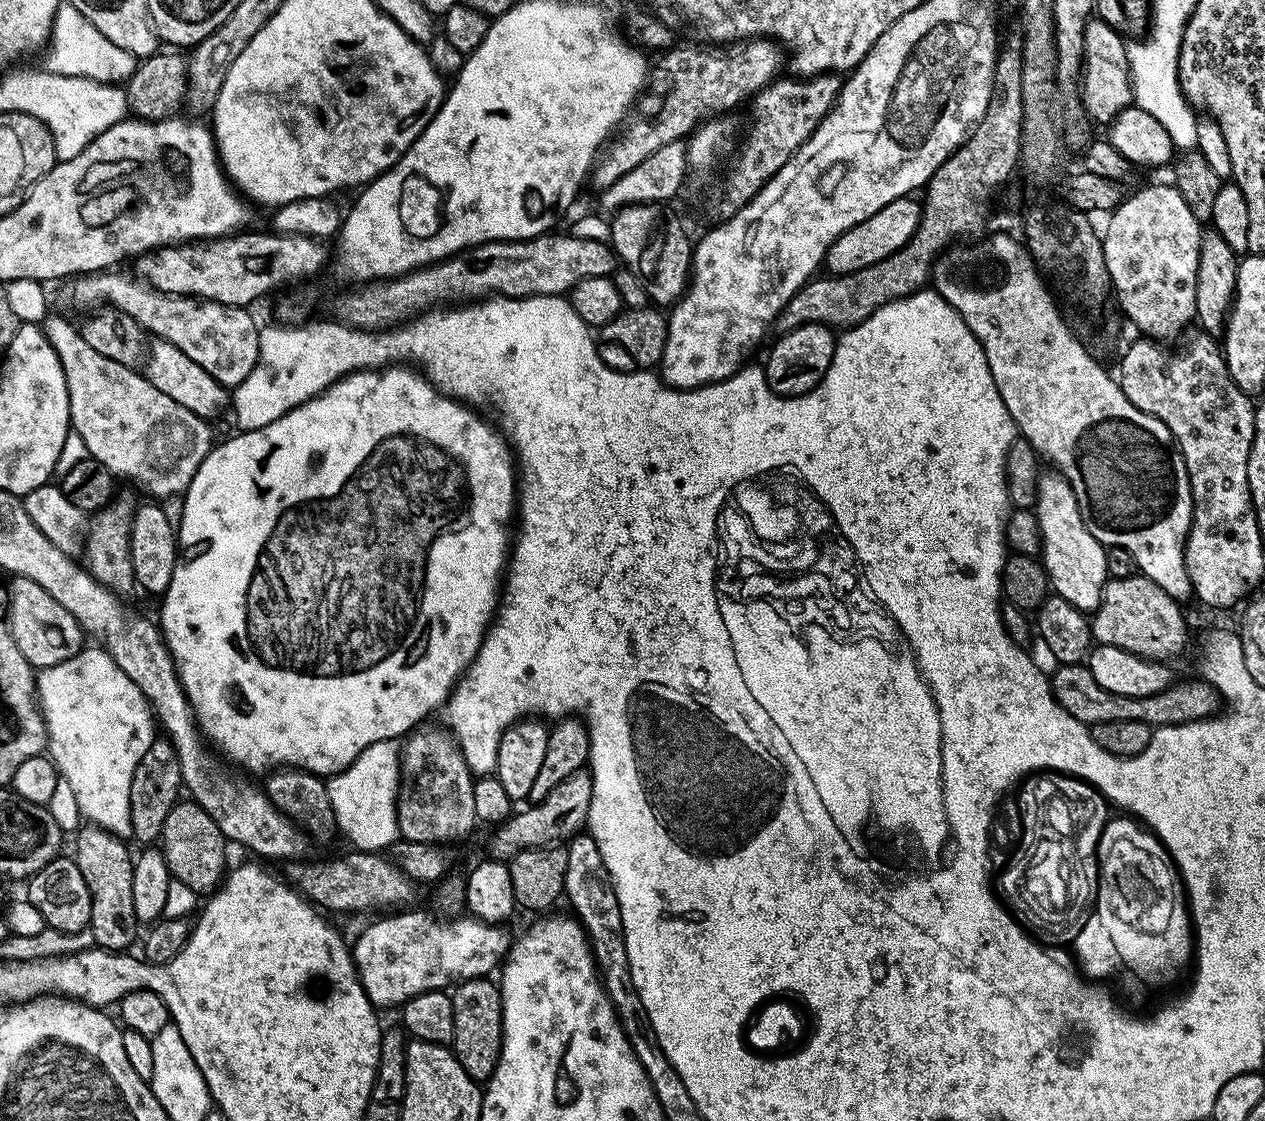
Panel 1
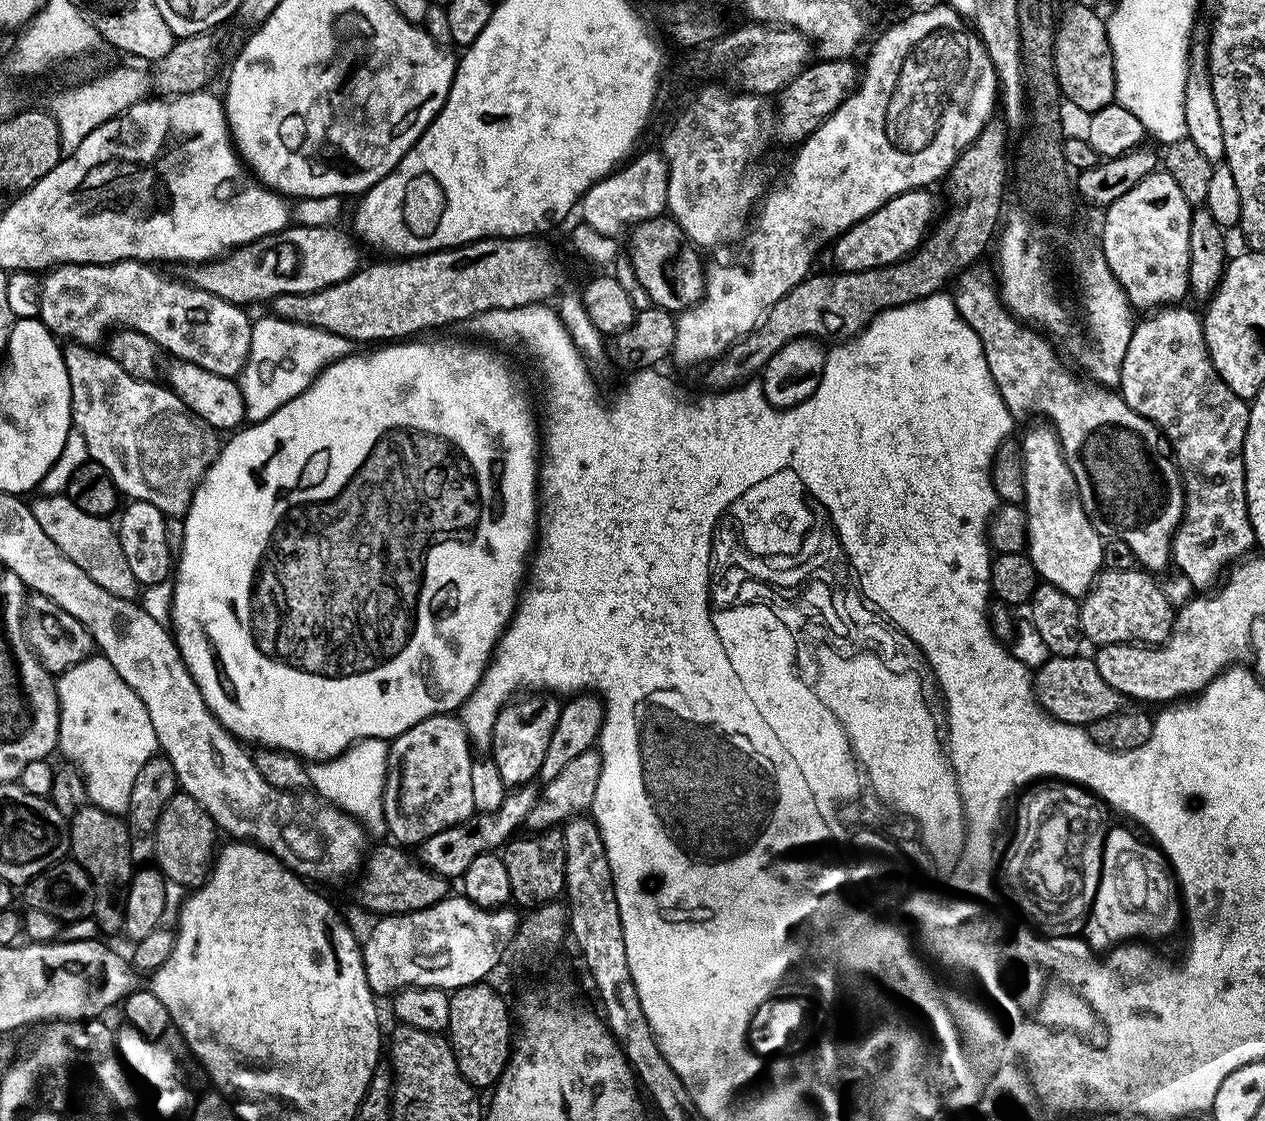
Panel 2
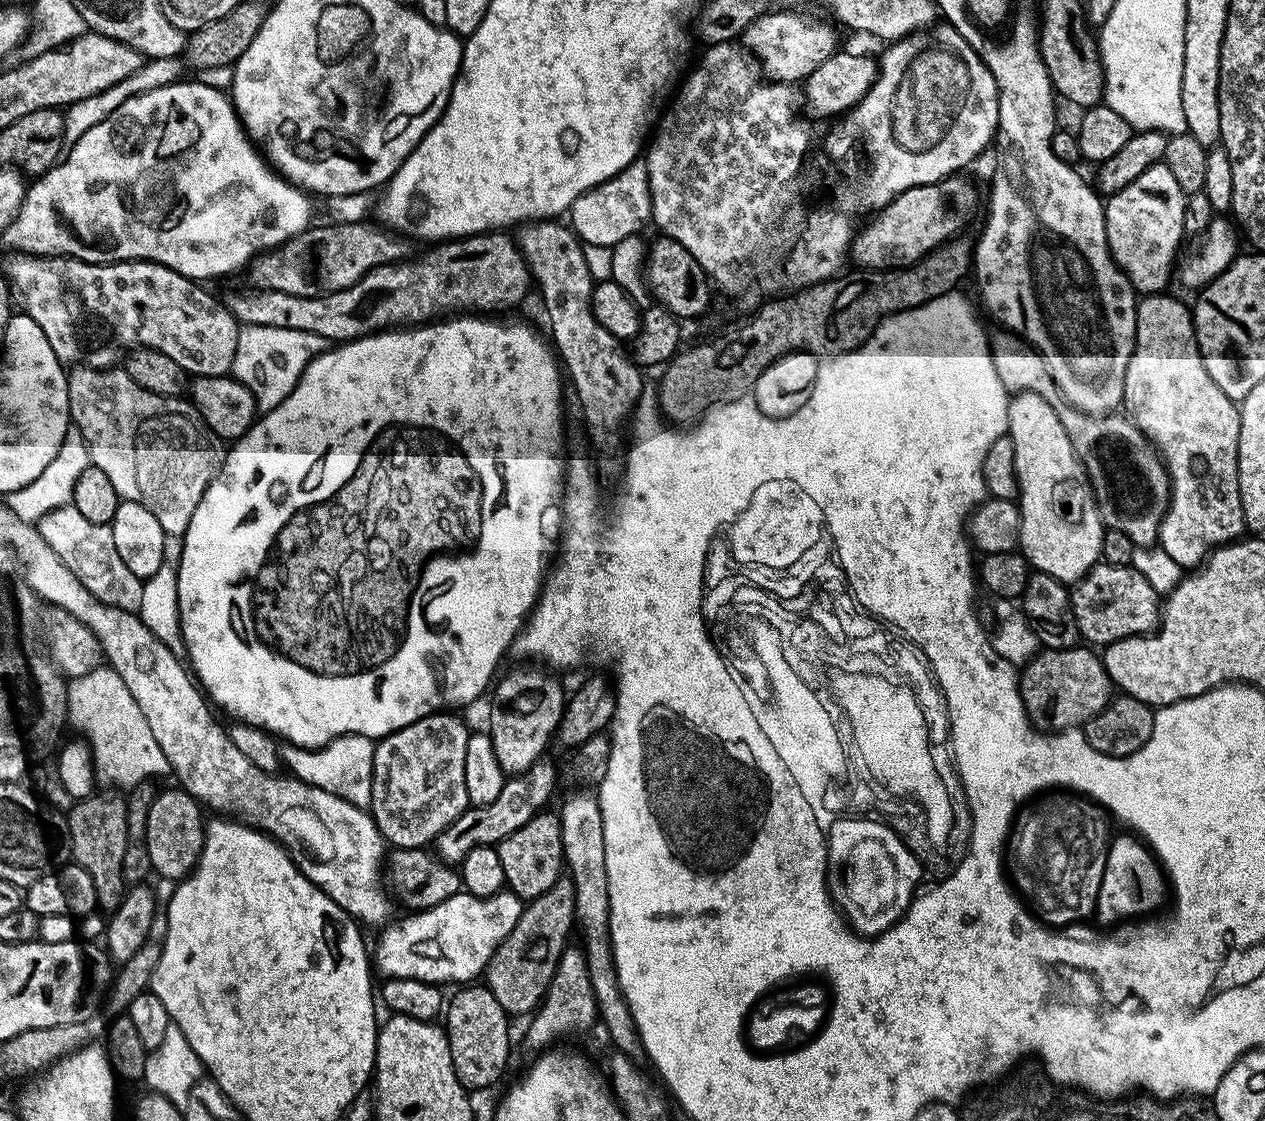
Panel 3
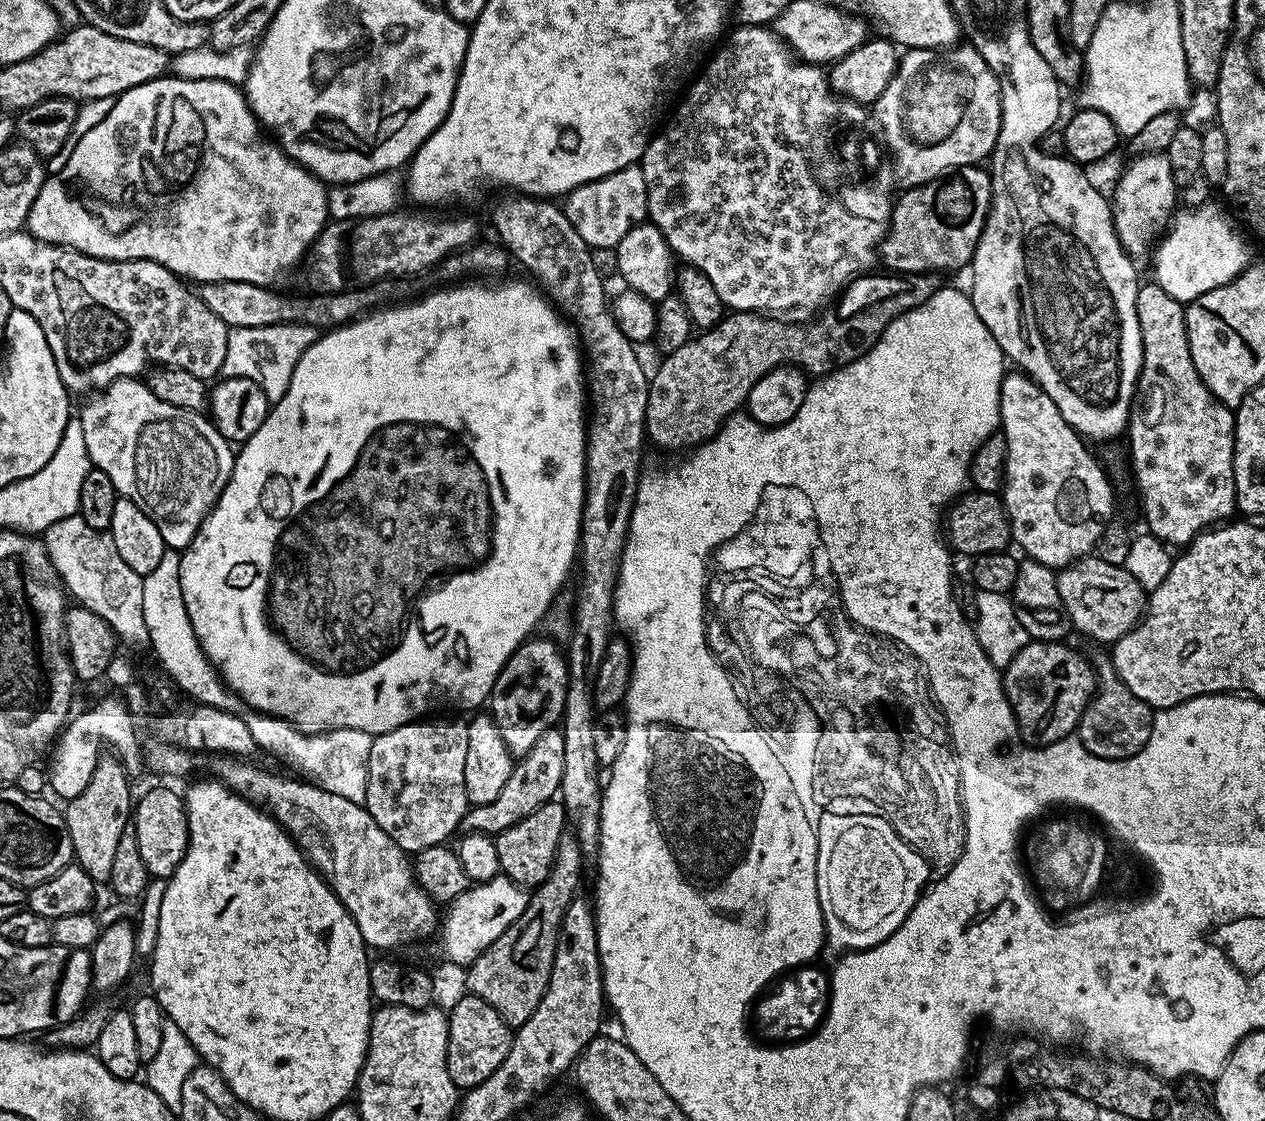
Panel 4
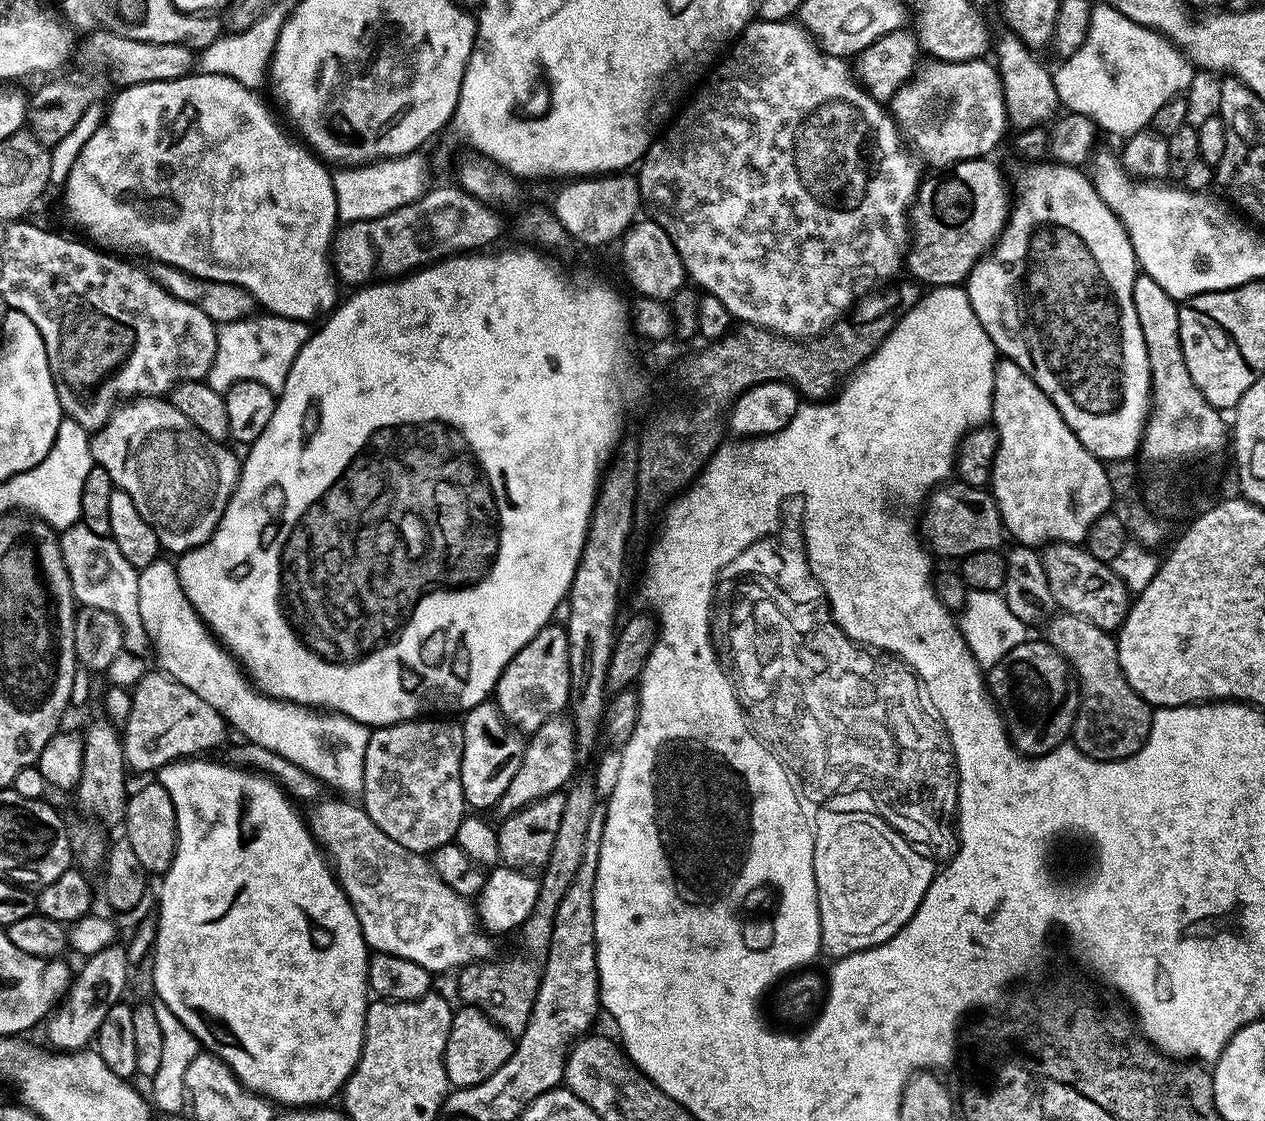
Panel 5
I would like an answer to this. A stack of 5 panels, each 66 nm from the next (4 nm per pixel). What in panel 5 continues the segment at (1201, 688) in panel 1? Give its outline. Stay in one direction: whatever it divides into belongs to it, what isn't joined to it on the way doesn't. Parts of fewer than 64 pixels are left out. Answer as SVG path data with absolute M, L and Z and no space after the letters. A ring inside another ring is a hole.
M1027 638L1014 647L997 665L987 669L986 683L988 695L1004 717L1004 728L1020 755L1029 758L1041 756L1069 739L1072 724L1076 721L1076 711L1080 708L1080 689L1071 666L1064 660L1064 655L1057 652L1047 639Z

